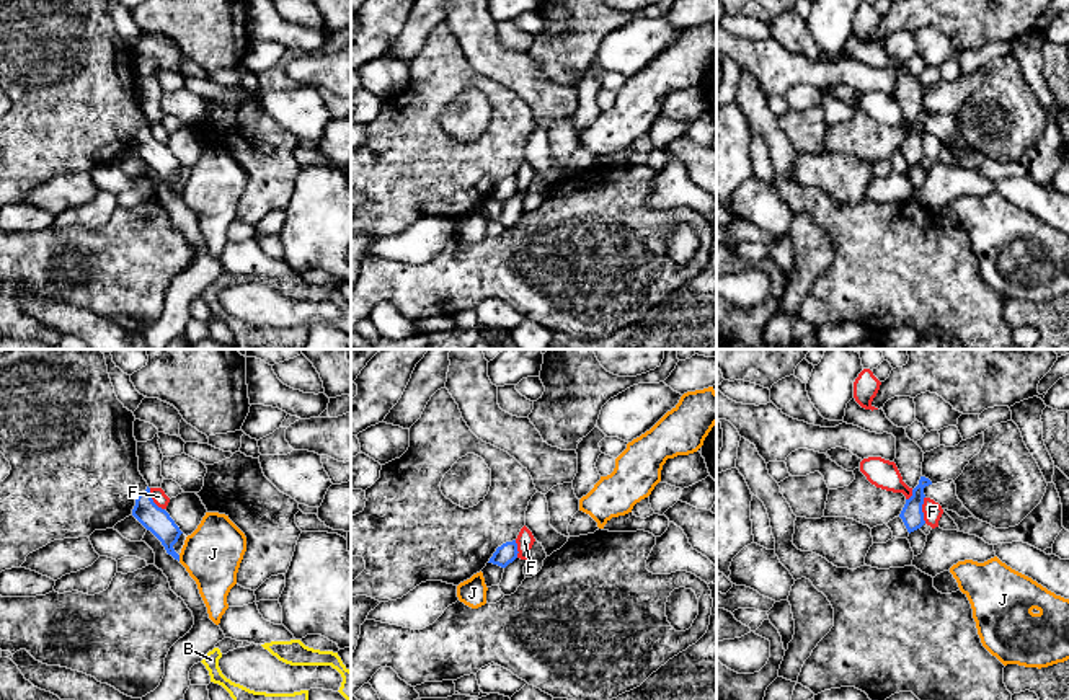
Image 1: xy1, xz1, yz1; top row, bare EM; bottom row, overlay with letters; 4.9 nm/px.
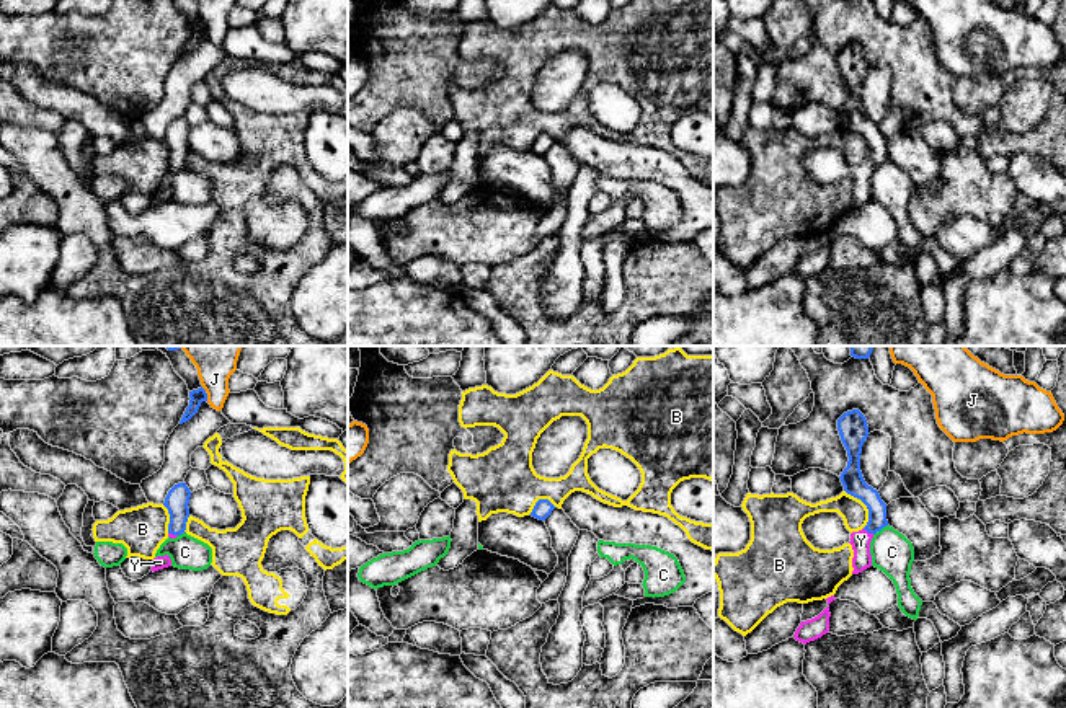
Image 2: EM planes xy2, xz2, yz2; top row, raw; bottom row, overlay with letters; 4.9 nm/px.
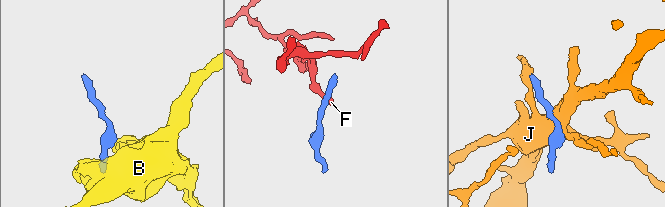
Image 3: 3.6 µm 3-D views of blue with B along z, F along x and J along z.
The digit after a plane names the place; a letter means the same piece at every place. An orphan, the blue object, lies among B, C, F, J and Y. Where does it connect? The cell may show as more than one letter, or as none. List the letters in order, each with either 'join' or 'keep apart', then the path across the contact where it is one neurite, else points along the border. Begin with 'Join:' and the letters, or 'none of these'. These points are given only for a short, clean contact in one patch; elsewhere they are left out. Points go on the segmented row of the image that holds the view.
Join: Y
B: keep apart; border along yz2 (844, 490), (866, 506), (867, 524), (864, 527)
C: keep apart; border along yz2 (887, 524), (874, 535)
F: keep apart; border along yz1 (924, 496), (922, 519), (926, 522)
J: keep apart
Y: join; runs through yz2 (854, 485), (874, 504), (869, 532), (861, 540)

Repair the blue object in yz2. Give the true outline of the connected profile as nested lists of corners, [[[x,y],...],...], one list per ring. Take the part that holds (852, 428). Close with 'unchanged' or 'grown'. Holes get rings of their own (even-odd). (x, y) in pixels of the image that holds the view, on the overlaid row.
[[[859,409],[844,413],[837,419],[837,431],[847,450],[847,467],[841,473],[844,491],[860,499],[868,509],[867,525],[851,533],[851,545],[854,550],[852,574],[859,574],[872,566],[870,542],[877,532],[888,525],[886,504],[882,501],[877,489],[868,486],[860,471],[860,454],[865,439],[868,437],[868,426],[865,416]]] | grown

